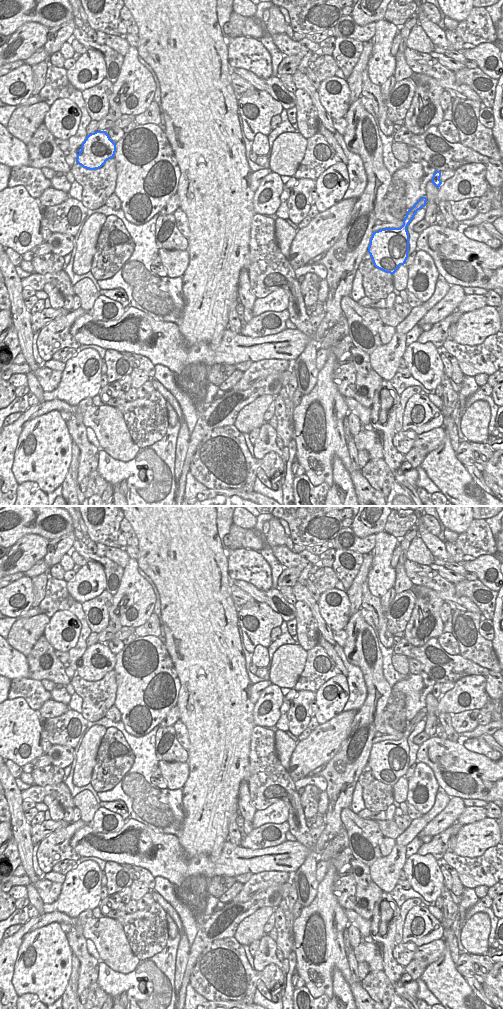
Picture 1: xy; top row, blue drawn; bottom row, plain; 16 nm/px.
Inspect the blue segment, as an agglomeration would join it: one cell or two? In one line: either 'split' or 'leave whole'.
leave whole

